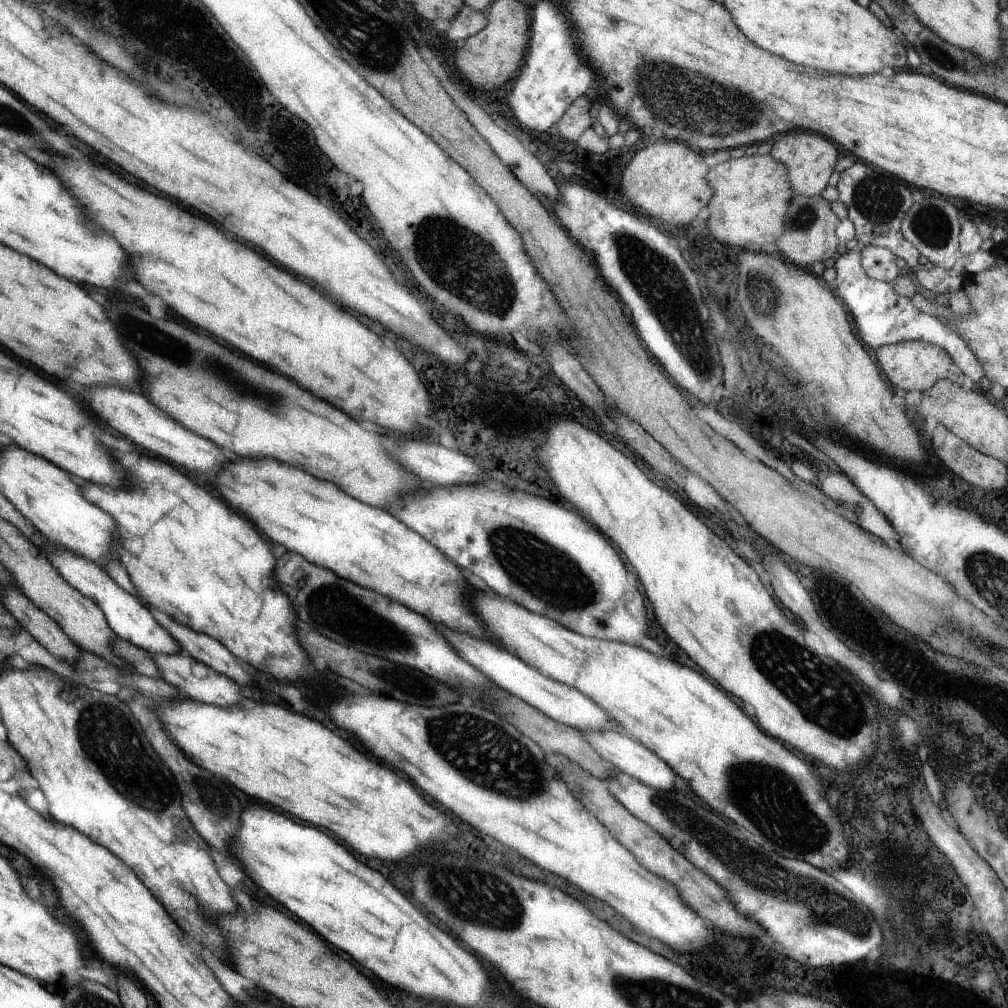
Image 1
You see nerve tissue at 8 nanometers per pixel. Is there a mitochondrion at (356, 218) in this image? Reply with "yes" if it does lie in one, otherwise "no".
no

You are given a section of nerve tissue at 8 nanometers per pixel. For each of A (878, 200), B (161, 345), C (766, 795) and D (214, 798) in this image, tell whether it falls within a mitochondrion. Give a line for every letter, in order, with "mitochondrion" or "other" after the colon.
A: mitochondrion
B: mitochondrion
C: mitochondrion
D: mitochondrion

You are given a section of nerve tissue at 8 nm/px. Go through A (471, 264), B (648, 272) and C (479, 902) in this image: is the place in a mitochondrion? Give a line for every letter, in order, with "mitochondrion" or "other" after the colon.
A: mitochondrion
B: mitochondrion
C: mitochondrion

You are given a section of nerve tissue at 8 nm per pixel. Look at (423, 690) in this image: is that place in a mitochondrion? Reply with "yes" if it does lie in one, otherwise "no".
no

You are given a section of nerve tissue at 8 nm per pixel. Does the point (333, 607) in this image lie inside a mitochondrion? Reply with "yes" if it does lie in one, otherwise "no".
yes

